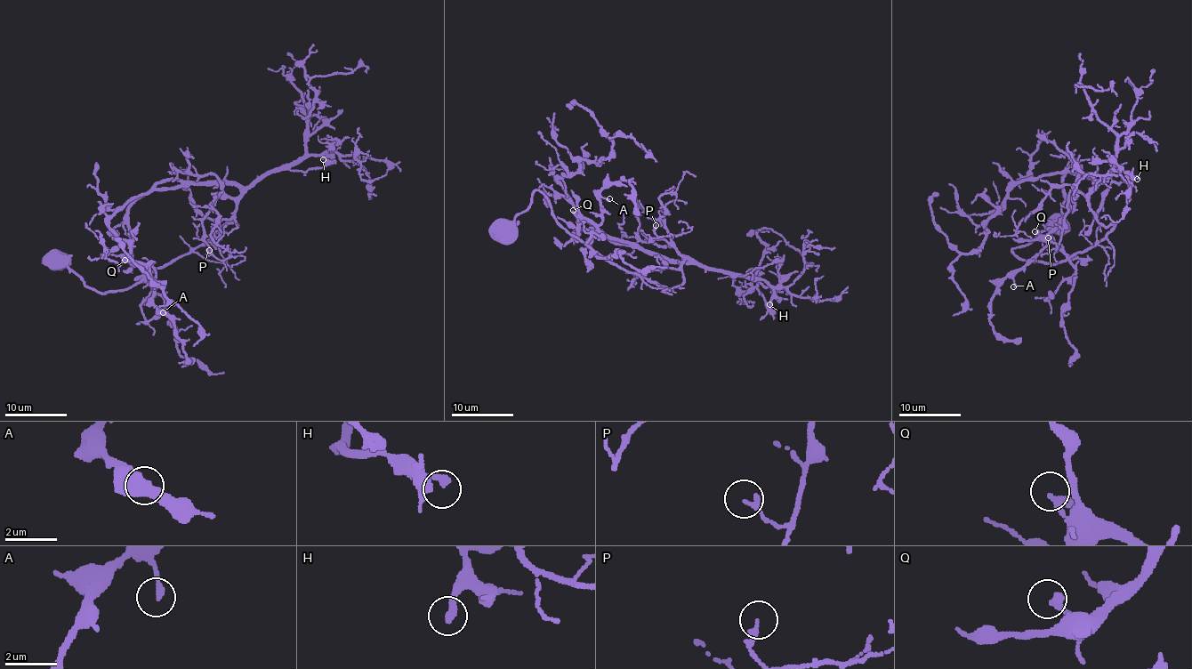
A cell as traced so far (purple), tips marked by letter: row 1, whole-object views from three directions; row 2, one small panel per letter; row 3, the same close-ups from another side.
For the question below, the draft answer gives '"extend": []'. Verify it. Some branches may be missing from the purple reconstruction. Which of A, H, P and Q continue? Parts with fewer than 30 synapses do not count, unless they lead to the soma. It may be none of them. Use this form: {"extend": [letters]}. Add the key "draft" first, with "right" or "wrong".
{"draft": "wrong", "extend": ["H"]}

